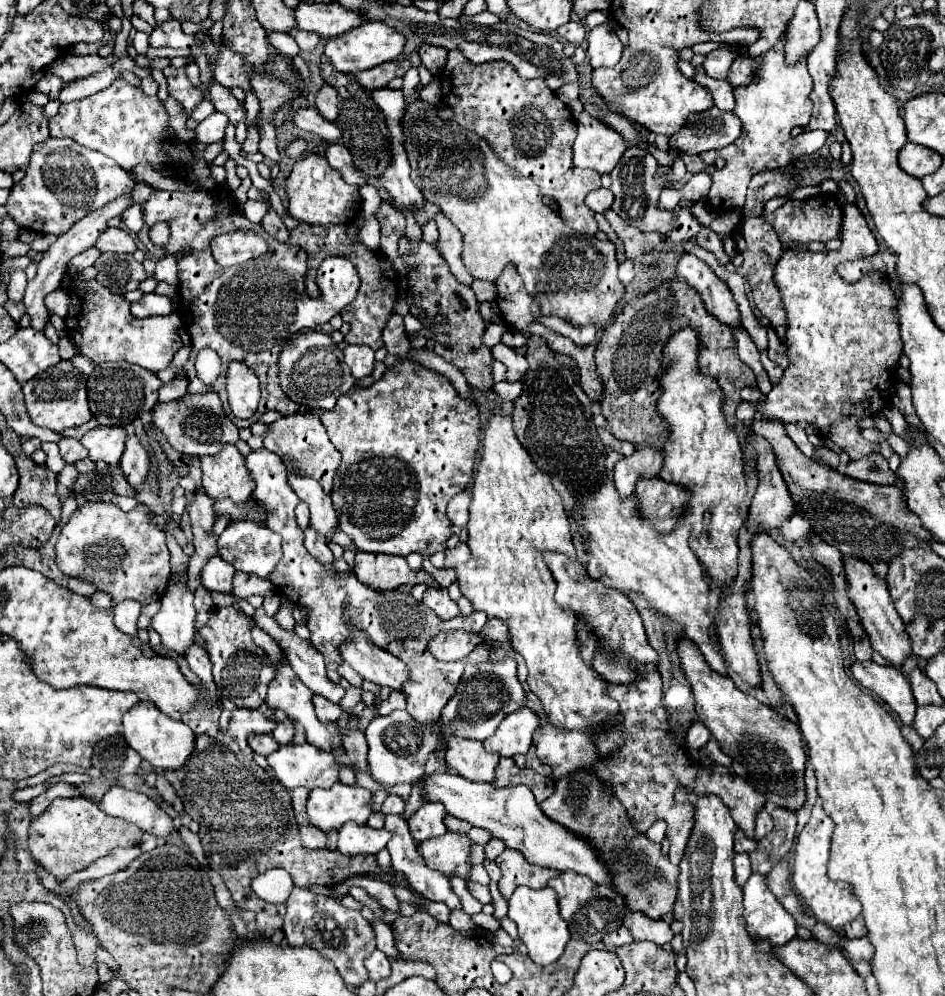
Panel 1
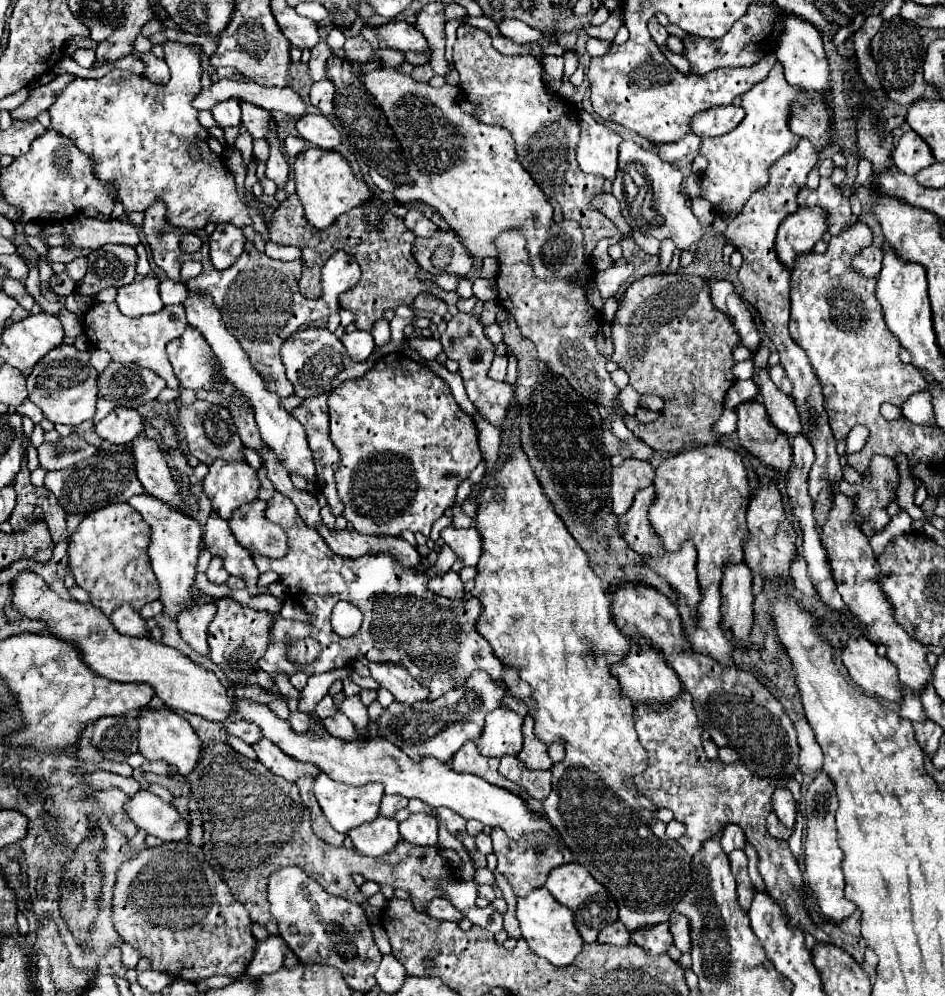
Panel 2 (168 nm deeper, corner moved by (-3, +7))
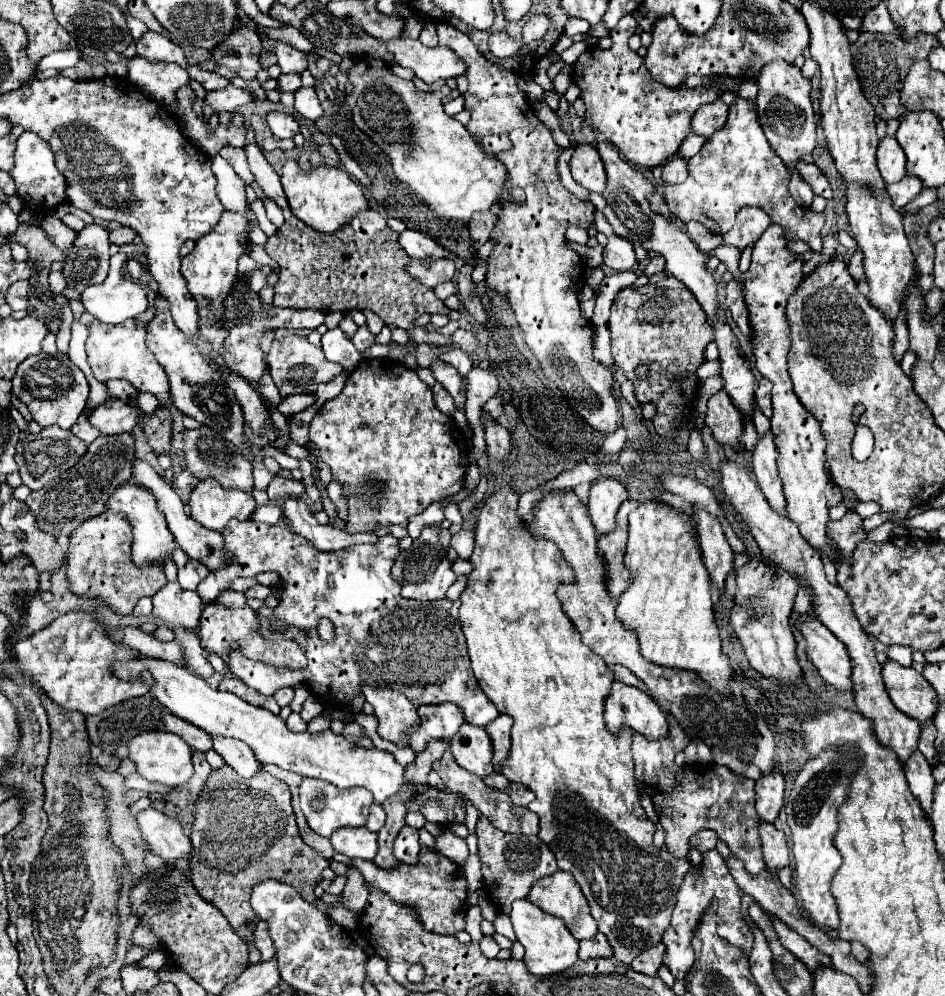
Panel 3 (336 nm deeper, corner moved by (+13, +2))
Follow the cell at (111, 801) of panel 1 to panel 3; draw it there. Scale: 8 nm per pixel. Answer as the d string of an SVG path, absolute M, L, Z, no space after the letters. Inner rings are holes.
M146 808L138 814L138 828L154 854L162 856L164 860L188 858L192 844L176 818L170 818L154 808Z

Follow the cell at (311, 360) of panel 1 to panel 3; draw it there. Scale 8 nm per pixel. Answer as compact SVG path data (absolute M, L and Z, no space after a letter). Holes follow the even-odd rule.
M280 336L272 342L268 352L268 368L272 374L274 384L280 390L280 396L286 398L290 394L310 394L316 392L318 384L332 380L336 374L342 372L340 364L326 360L322 348L308 342L306 336Z

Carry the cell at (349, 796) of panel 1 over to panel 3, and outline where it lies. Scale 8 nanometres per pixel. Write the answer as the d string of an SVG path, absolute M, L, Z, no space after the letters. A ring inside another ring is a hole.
M304 778L300 784L300 808L308 820L308 826L320 836L330 836L334 830L342 826L364 826L370 806L372 794L366 788L340 790L332 784L324 784L324 780L312 778Z

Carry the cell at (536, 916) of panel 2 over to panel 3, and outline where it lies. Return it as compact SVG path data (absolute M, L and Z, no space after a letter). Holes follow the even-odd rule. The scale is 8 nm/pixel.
M526 898L516 900L512 904L510 920L512 920L512 926L514 926L518 942L526 950L524 964L532 974L550 976L550 974L556 974L556 972L562 972L562 970L570 968L578 960L578 940L568 932L564 922L560 918L540 910L530 900L526 900Z

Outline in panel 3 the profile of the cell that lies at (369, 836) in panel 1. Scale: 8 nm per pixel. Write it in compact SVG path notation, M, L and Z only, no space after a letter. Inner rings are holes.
M366 826L360 828L340 828L332 834L332 846L336 852L348 858L374 860L378 852L378 834L368 832Z

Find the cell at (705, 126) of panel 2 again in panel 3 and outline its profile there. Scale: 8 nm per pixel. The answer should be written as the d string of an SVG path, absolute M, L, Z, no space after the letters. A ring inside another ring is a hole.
M718 98L712 104L704 104L692 118L692 132L700 136L712 136L728 118L728 106Z

